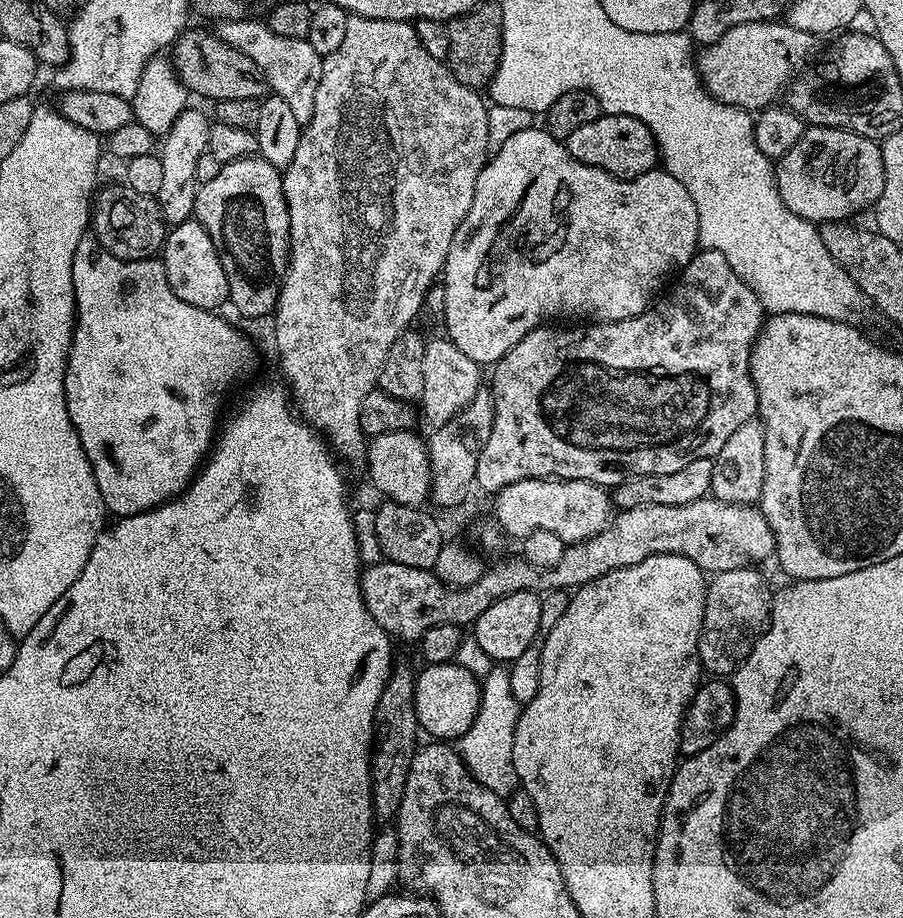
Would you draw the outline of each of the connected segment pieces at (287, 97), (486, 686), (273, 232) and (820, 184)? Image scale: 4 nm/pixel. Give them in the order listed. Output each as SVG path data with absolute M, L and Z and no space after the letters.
M248 19L223 21L218 28L220 39L246 54L246 58L252 59L254 66L262 70L271 95L282 98L290 106L301 126L308 124L314 114L314 94L318 94L318 82L322 82L324 57L314 50L314 46L310 46L308 40L281 38L268 28L263 19Z
M493 666L488 676L483 677L480 694L480 709L470 730L458 739L458 751L468 771L484 788L494 794L509 797L517 791L518 781L514 766L514 730L520 717L522 705L510 690L508 668Z
M249 158L247 160L239 160L238 162L230 162L229 164L223 165L218 170L218 174L215 178L210 178L210 182L206 182L197 187L194 219L204 227L206 234L210 234L210 238L218 250L218 258L222 262L222 270L226 270L228 298L231 307L236 307L244 316L271 317L276 311L276 303L280 297L280 284L284 281L284 272L288 268L288 231L290 230L290 214L288 213L286 198L284 197L284 177L281 169L270 166L270 162L266 162L259 158Z
M815 126L805 127L804 133L798 138L798 142L794 142L794 146L790 146L790 150L785 156L780 157L775 165L776 169L776 185L778 186L778 194L782 198L782 202L796 216L801 216L803 220L813 222L823 222L825 220L843 220L856 218L859 212L866 213L873 207L879 195L882 194L884 174L883 174L883 158L881 154L881 145L877 141L871 140L868 136L860 136L857 132L848 132L844 128L818 128Z

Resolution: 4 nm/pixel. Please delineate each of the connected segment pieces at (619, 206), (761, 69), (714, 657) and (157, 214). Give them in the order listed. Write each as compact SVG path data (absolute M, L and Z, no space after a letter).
M533 126L526 130L518 130L518 134L512 135L478 174L474 202L470 202L470 210L454 234L454 242L450 246L450 254L446 258L442 273L444 289L442 328L443 331L448 331L445 332L447 339L452 340L454 346L458 346L458 350L462 350L462 354L474 358L476 364L492 366L514 346L518 346L518 342L522 342L522 338L526 338L526 334L530 334L545 322L560 322L563 321L560 320L563 316L588 316L584 318L591 318L596 322L611 322L634 318L638 314L647 312L661 291L660 284L667 285L670 278L675 277L692 261L699 244L698 210L694 206L686 186L682 186L682 182L678 182L678 178L674 178L663 170L653 170L641 176L635 176L632 180L619 180L617 176L611 176L609 172L604 172L601 168L586 166L575 160L568 153L567 147L543 127Z
M759 20L734 26L718 42L707 45L698 56L698 70L704 87L718 102L753 114L769 107L776 95L809 63L817 37L787 22Z
M759 567L735 568L715 573L702 592L700 667L716 678L728 678L750 654L756 640L768 627L772 615L773 589L768 589Z
M127 186L119 187L101 187L95 193L94 211L90 216L91 231L98 242L120 260L146 260L155 257L163 249L166 235L164 213L156 197L138 194Z

